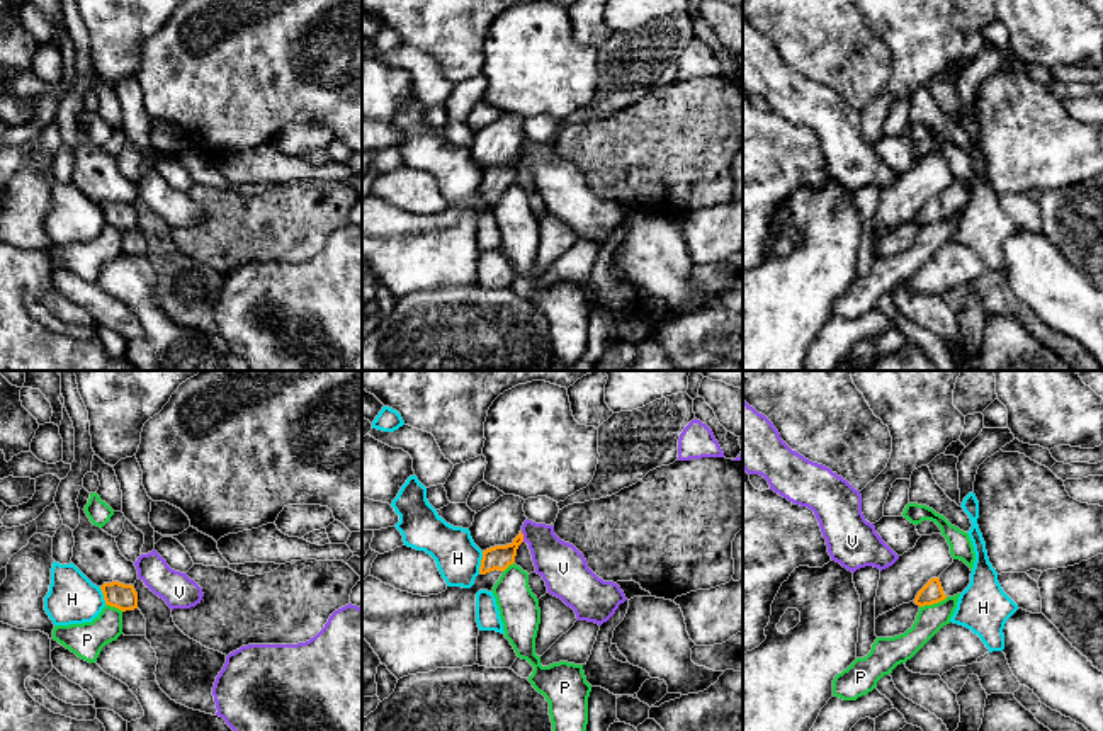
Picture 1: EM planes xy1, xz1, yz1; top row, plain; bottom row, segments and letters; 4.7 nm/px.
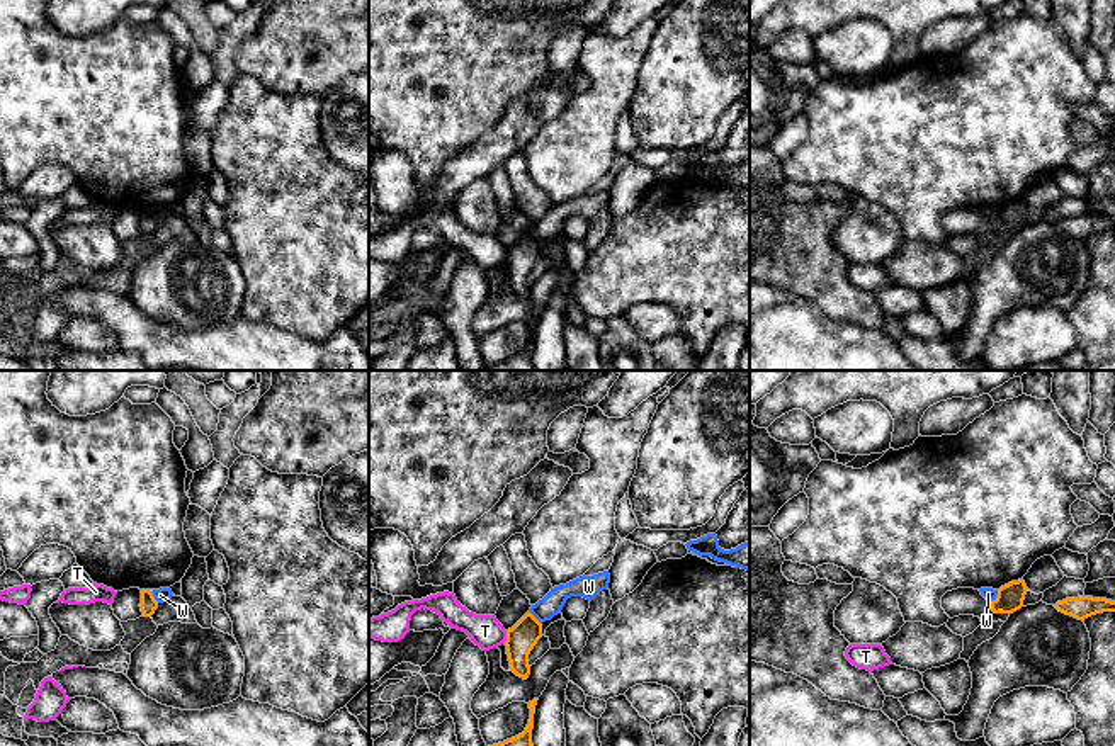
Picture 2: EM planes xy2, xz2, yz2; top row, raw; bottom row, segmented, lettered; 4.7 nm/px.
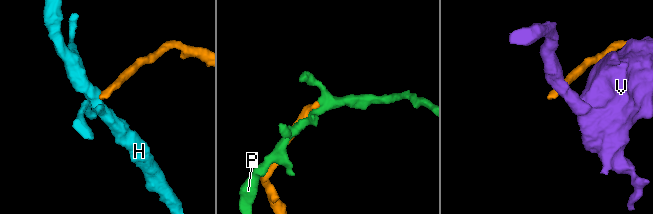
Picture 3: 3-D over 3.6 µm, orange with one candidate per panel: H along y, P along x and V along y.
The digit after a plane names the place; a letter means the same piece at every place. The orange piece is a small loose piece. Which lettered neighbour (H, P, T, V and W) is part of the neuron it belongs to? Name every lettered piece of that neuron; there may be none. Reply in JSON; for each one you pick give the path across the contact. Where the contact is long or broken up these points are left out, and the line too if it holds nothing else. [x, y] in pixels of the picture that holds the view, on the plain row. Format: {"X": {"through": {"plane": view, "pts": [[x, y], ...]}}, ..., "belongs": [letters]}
{"belongs": []}

